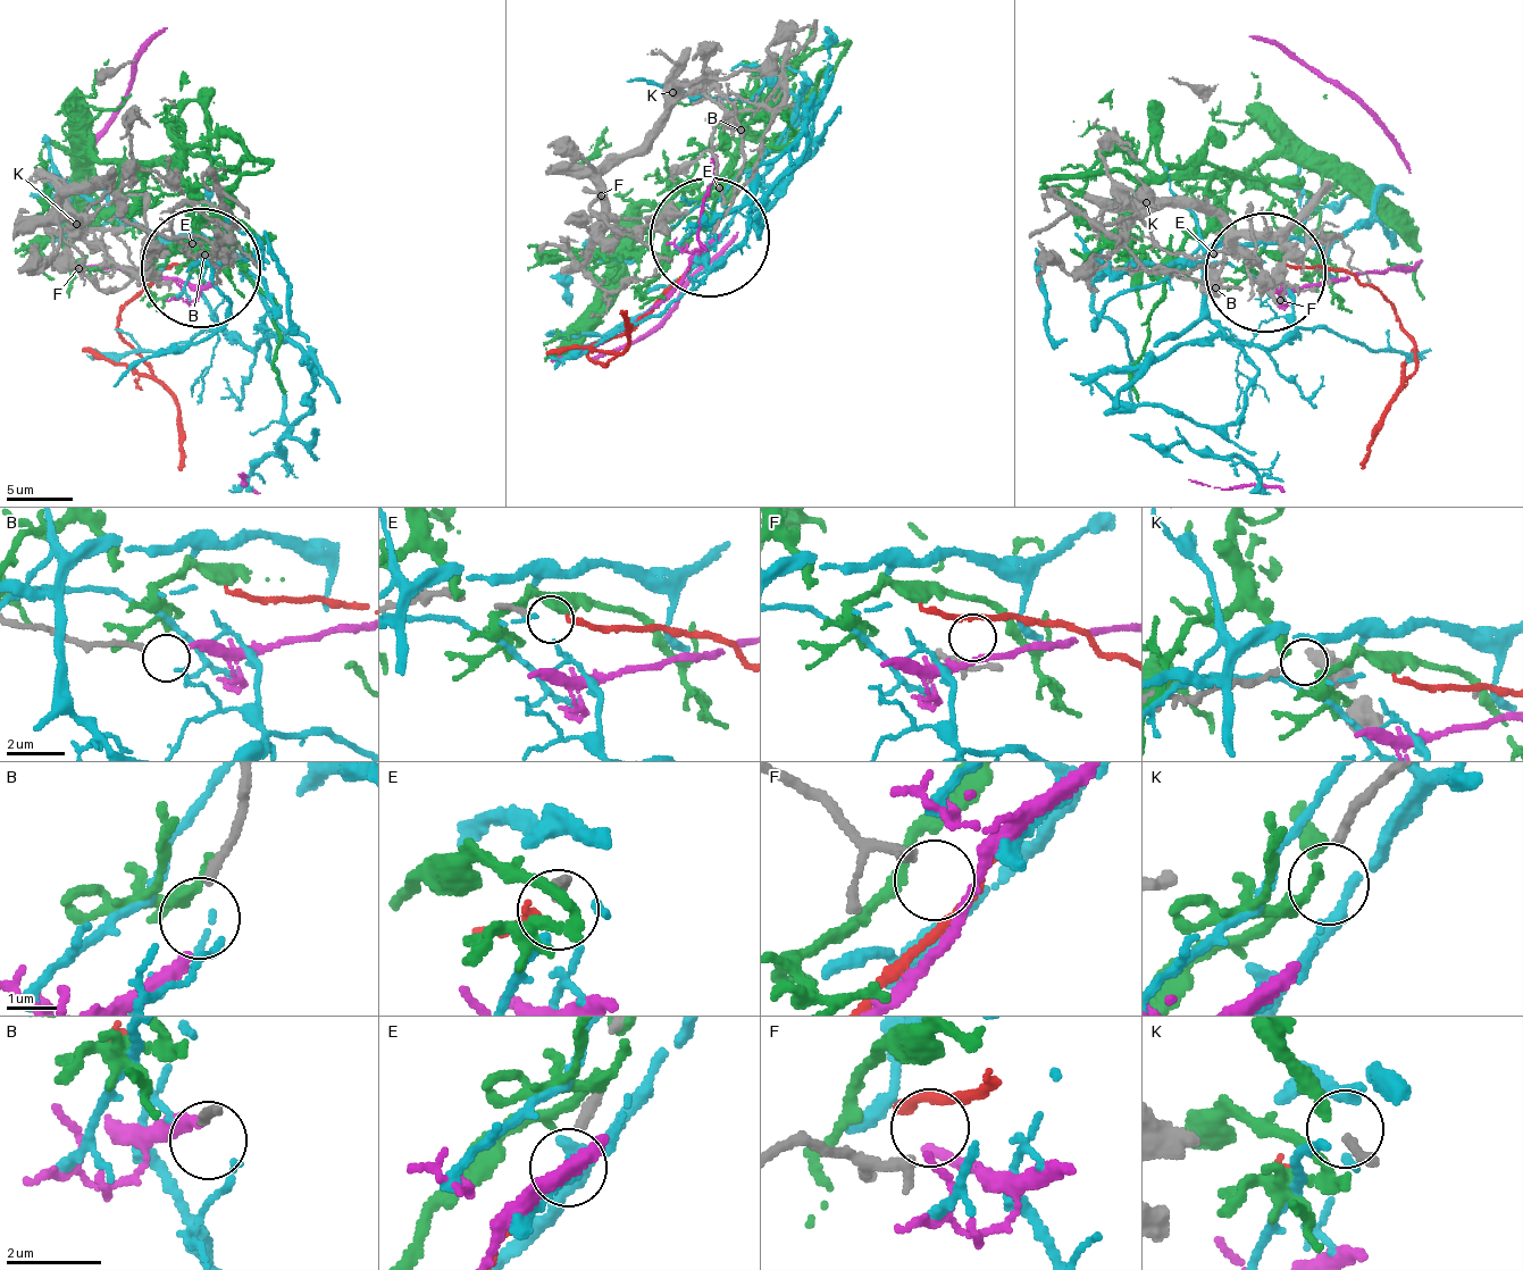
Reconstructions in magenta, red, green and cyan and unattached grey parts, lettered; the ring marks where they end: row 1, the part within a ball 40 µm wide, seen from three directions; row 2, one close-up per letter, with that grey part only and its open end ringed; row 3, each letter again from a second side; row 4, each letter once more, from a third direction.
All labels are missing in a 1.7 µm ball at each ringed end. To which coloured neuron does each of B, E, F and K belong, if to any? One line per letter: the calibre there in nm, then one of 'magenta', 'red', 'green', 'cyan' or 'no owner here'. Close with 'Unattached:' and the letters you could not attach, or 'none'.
B: 180 nm thick; magenta
E: 200 nm thick; red
F: 180 nm thick; no owner here
K: 180 nm thick; no owner here
Unattached: F, K

